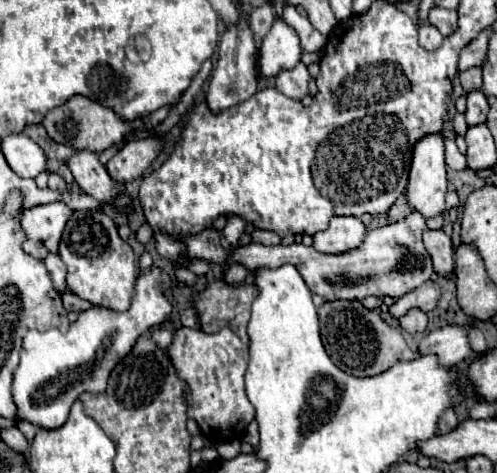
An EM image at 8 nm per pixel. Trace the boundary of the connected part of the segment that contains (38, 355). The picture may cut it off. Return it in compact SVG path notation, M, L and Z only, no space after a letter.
M149 266L137 272L137 294L125 312L91 306L79 314L65 334L57 328L45 332L29 330L23 338L21 362L13 374L13 398L21 410L17 418L29 420L39 428L59 428L77 396L83 392L105 392L111 370L131 352L137 338L171 318L173 302L167 292L173 286L177 284L165 270Z

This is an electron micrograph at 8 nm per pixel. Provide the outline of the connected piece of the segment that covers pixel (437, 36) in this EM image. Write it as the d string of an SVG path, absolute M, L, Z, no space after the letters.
M429 24L419 26L419 44L425 50L437 50L441 46L441 42L443 42L443 36L435 26L429 26Z

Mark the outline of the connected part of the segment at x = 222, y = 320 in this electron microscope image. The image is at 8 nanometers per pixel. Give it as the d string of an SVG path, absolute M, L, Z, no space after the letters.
M223 280L209 282L205 292L193 296L193 304L199 310L201 330L213 334L227 326L247 342L247 322L255 296L255 286L233 286Z

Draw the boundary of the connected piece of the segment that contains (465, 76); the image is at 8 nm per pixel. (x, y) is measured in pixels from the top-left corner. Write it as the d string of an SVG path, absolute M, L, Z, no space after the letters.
M475 66L475 68L469 68L469 70L461 72L459 80L461 80L461 84L467 92L469 90L479 90L481 88L481 66Z

